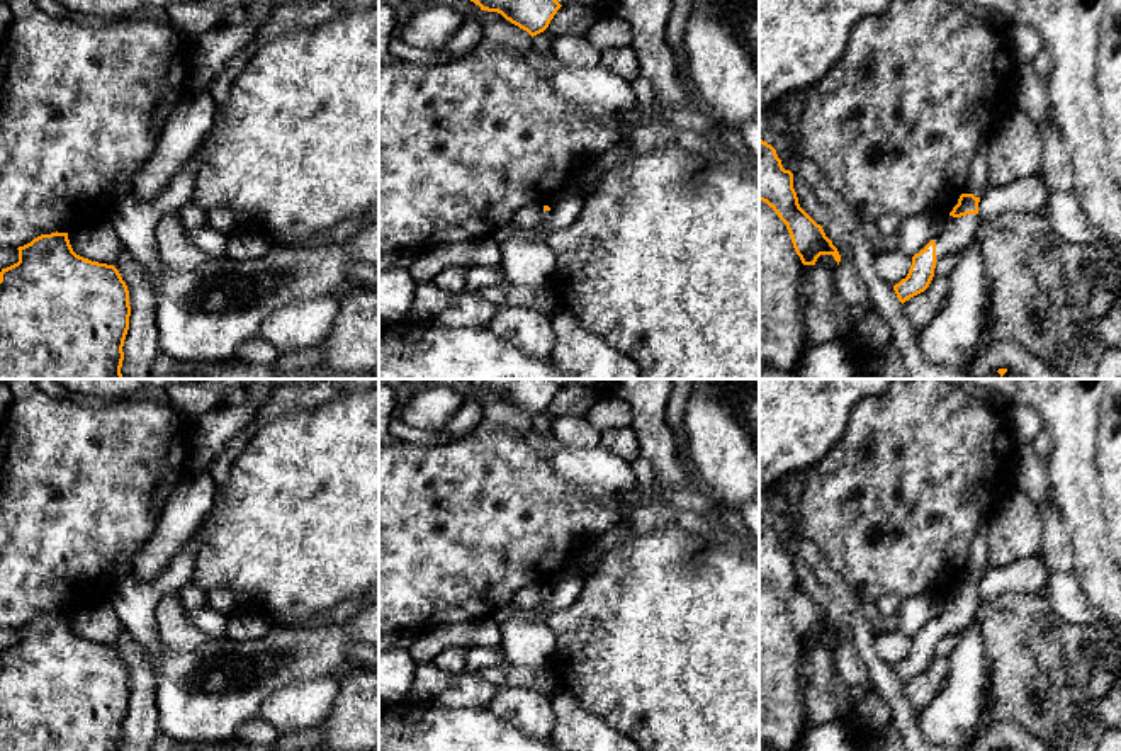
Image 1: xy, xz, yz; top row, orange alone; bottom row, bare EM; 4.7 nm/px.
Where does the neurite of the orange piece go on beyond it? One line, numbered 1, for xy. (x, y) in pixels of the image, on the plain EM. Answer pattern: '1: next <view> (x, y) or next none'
1: next none

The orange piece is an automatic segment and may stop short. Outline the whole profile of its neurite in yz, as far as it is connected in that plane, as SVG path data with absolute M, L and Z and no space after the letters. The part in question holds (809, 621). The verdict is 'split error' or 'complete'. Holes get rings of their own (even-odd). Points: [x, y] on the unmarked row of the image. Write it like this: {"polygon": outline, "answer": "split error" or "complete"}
{"polygon": "M759 520L759 581L766 583L786 605L793 629L803 646L815 646L820 635L832 635L841 642L841 635L832 622L798 584L793 569L793 554L785 551L776 530Z", "answer": "complete"}

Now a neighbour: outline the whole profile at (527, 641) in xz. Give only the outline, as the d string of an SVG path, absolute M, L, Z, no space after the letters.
M586 574L554 579L552 596L537 608L520 608L515 603L496 608L491 617L501 630L501 651L510 666L532 669L549 668L555 649L555 635L547 617L571 607L583 591Z

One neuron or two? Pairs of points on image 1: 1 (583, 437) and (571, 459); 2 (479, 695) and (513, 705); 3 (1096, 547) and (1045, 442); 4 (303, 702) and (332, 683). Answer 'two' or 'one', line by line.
1: two
2: two
3: two
4: one

